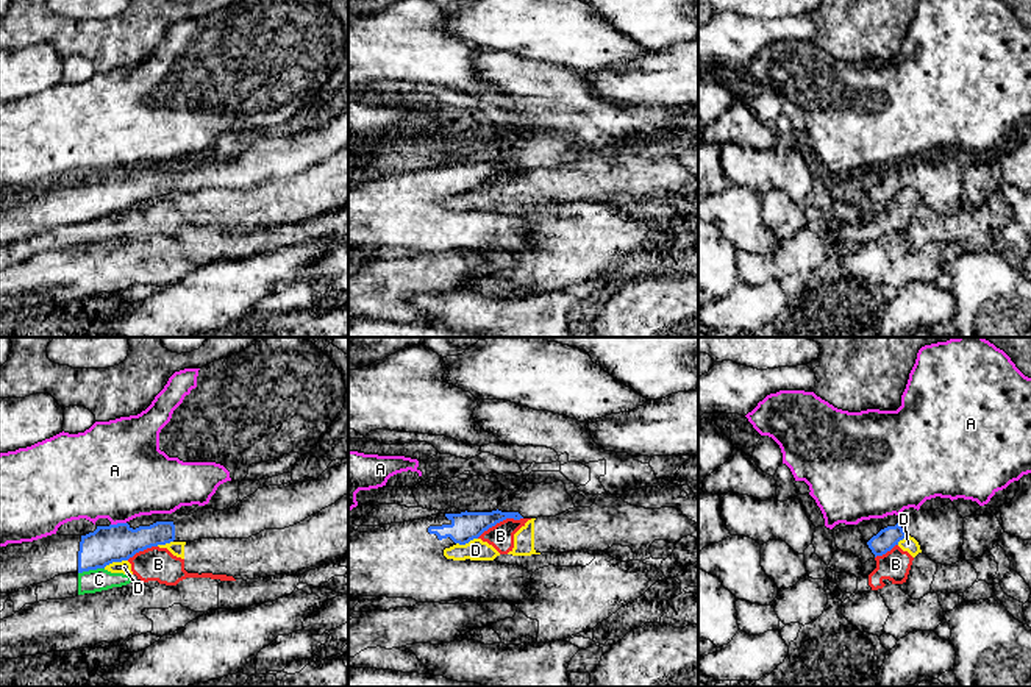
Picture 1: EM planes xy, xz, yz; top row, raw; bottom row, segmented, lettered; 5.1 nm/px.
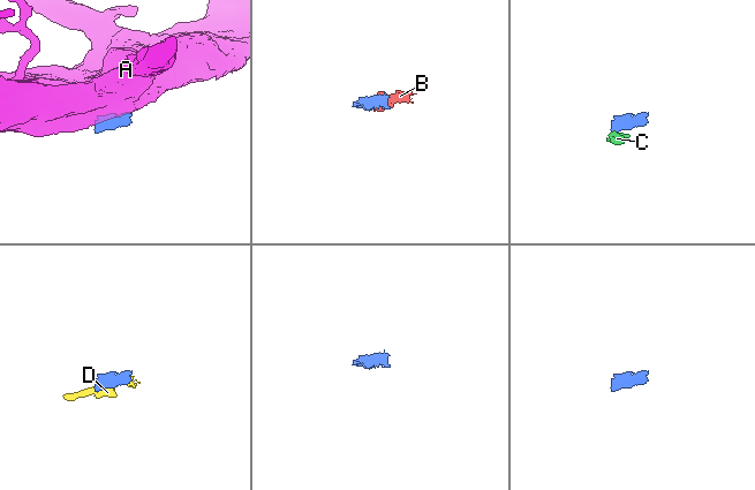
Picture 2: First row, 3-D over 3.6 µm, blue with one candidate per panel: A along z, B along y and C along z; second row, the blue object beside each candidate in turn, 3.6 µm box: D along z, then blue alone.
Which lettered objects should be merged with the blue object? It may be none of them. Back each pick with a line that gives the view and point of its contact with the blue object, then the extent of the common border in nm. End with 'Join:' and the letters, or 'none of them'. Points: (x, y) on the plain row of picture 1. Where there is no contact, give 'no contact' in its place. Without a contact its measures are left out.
Join: none of them

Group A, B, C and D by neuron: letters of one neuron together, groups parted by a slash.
A / B C D

